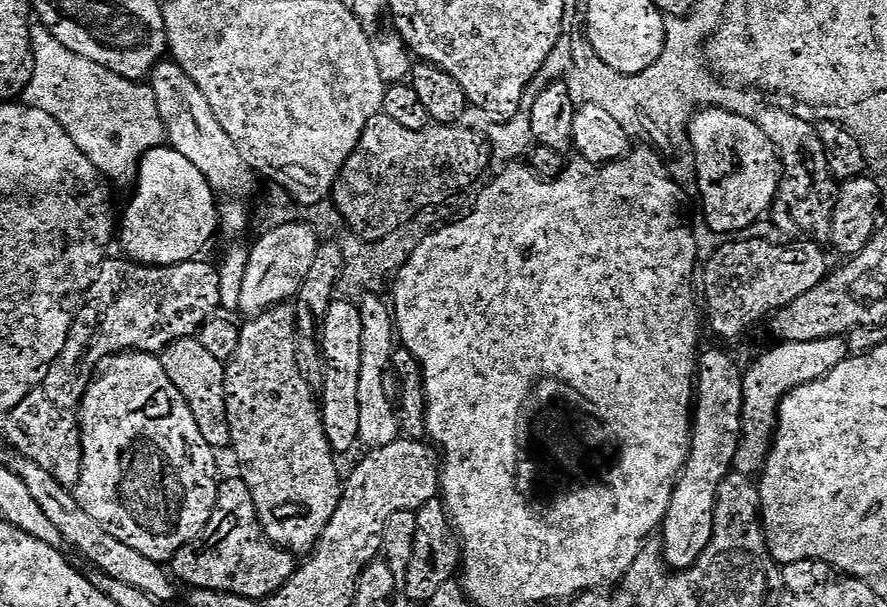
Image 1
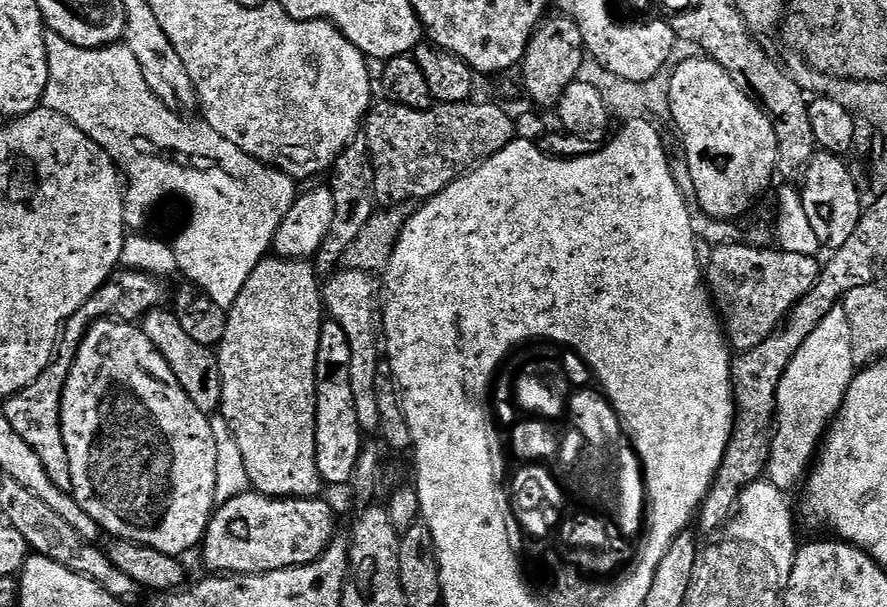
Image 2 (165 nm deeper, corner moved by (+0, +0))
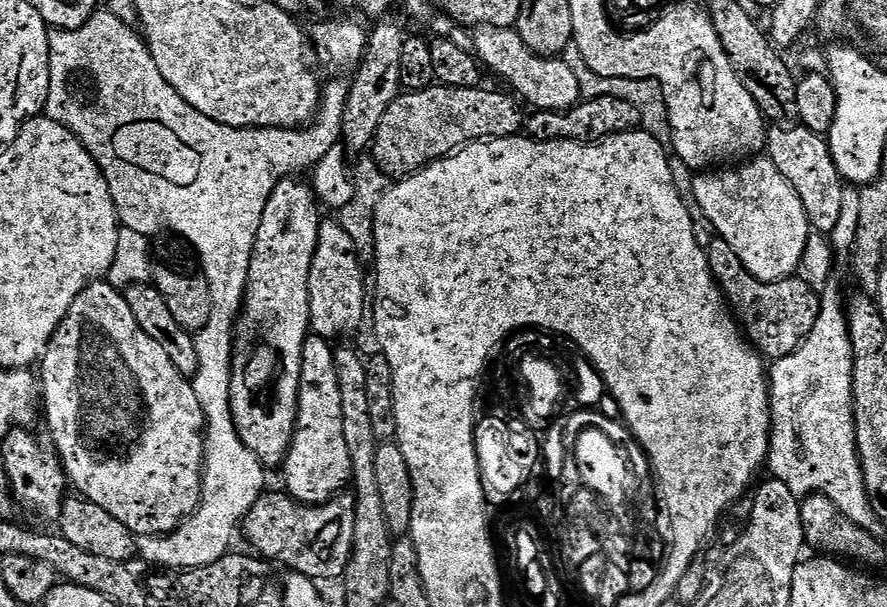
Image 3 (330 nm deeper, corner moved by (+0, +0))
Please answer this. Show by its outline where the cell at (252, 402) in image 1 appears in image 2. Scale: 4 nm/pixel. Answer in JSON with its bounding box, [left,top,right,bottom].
[218,258,326,500]

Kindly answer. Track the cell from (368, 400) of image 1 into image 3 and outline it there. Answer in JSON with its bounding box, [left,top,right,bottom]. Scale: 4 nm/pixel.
[308,219,366,341]

